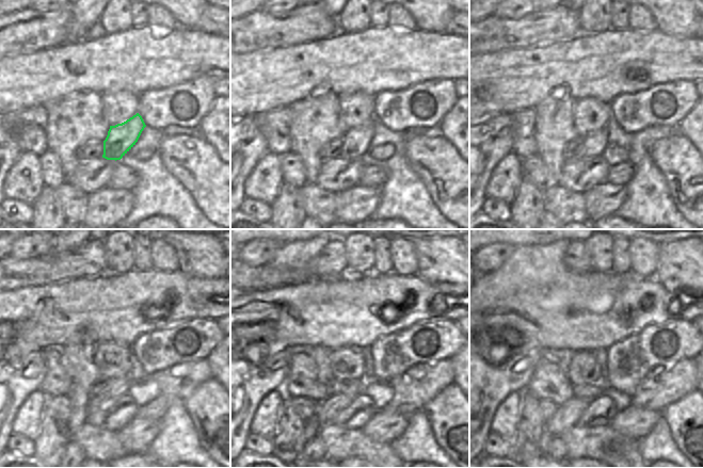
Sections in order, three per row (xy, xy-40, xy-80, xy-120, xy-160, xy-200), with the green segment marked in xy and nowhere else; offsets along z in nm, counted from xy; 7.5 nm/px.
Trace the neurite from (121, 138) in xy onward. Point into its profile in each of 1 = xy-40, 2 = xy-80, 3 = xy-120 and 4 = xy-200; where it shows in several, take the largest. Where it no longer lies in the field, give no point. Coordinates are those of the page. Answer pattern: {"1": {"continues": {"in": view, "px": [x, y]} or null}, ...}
{"1": {"continues": {"in": "xy-40", "px": [356, 141]}}, "2": {"continues": {"in": "xy-80", "px": [594, 144]}}, "3": {"continues": {"in": "xy-120", "px": [116, 388]}}, "4": {"continues": {"in": "xy-200", "px": [568, 414]}}}

